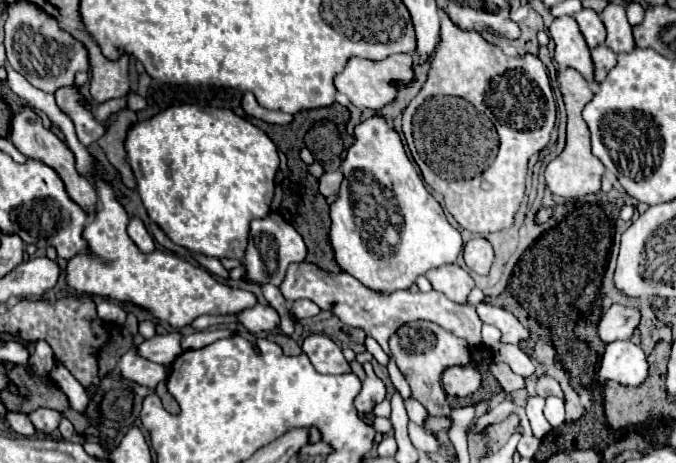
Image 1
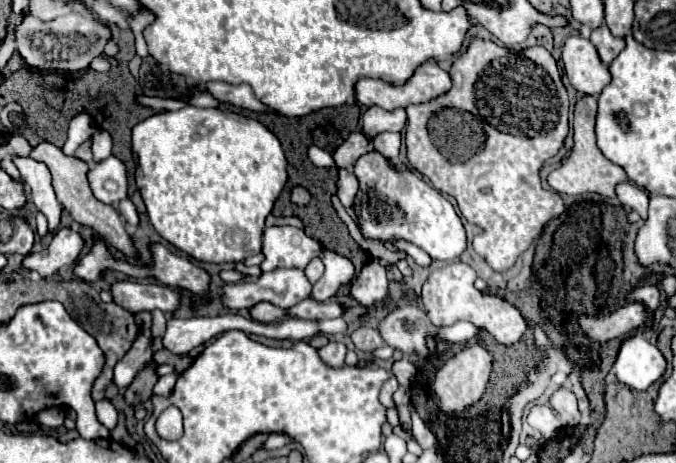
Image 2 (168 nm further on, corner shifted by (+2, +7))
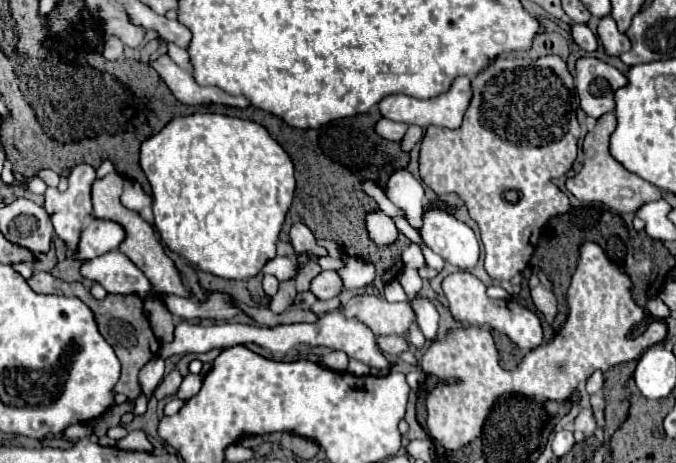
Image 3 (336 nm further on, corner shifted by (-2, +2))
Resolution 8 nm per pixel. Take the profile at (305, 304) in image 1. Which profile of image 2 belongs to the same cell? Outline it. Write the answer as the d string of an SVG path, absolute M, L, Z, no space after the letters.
M322 249L320 259L324 261L326 271L318 279L318 283L312 287L312 297L316 301L328 301L338 293L338 289L342 285L352 283L352 279L356 277L356 269L354 269L354 263L348 257L336 253L336 251Z

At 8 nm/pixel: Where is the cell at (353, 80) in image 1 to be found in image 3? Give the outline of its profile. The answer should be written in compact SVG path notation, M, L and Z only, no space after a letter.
M458 76L458 78L452 80L448 92L444 92L444 94L438 94L438 96L428 98L428 100L418 100L418 98L404 96L404 94L390 94L390 96L386 96L378 102L378 108L380 108L384 118L390 118L394 122L416 124L416 126L422 126L422 128L426 128L428 124L458 128L462 124L462 116L464 116L464 110L466 110L468 102L470 102L470 78L468 76Z

